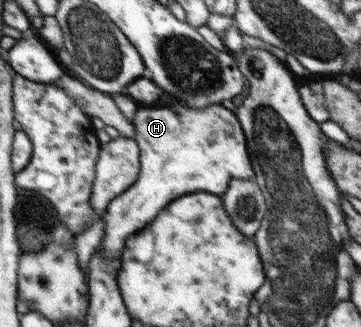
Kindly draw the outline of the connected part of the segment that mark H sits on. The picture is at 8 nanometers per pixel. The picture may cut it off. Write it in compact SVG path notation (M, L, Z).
M139 104L135 114L135 135L133 139L139 146L140 170L136 182L111 200L106 207L106 213L101 217L105 222L105 235L100 249L103 257L120 262L125 240L135 232L142 230L151 223L156 215L168 202L182 194L206 192L223 195L233 178L240 180L255 180L255 169L251 163L245 132L239 123L237 115L226 109L222 104L209 104L206 108L190 108L180 104L158 108Z

